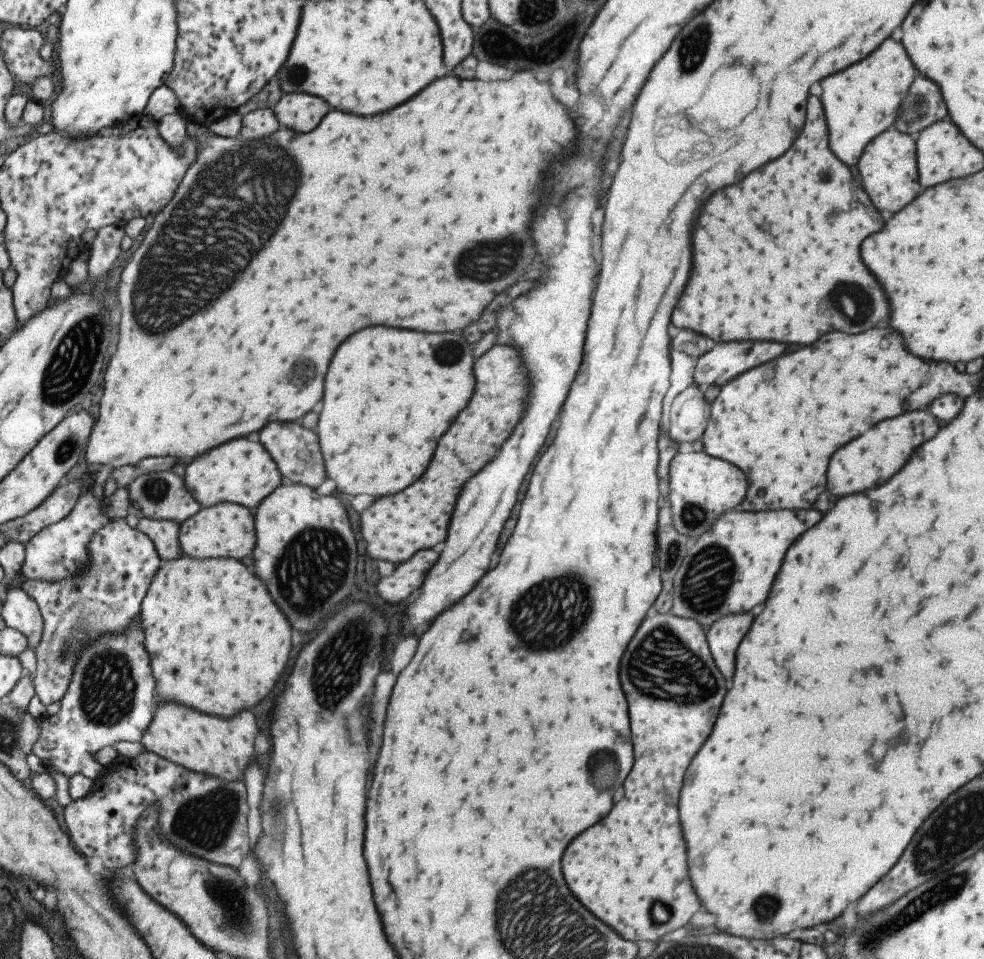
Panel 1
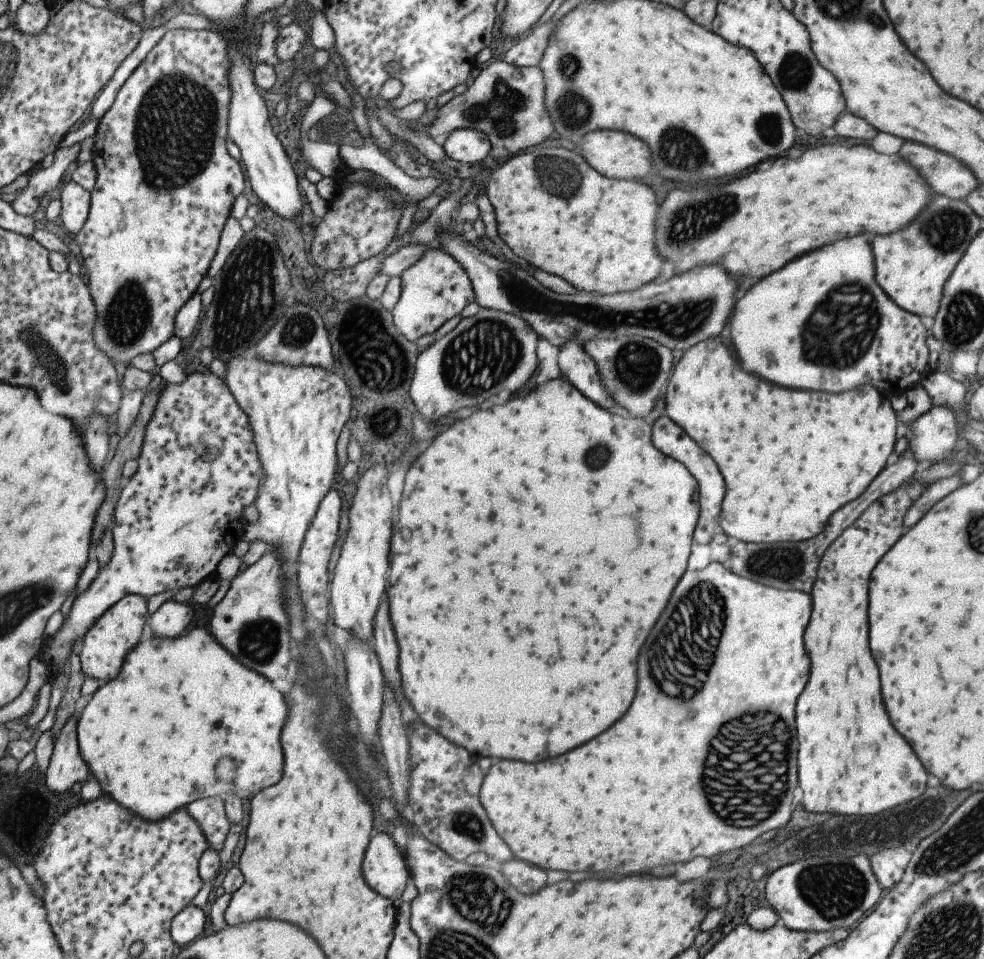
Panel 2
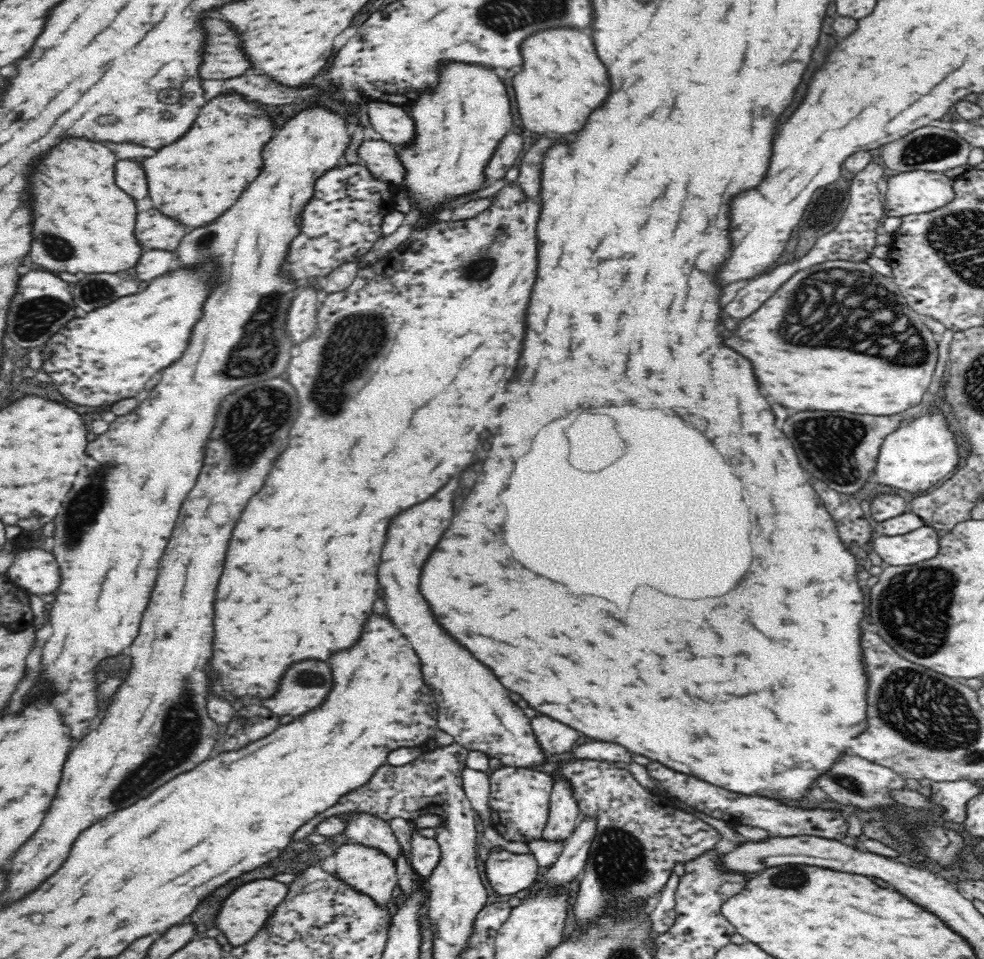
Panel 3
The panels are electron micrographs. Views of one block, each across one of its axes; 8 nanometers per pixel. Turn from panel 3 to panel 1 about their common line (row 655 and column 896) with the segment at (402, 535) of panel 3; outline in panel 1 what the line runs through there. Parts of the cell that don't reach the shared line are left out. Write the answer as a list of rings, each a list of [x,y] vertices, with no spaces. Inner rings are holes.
[[[927,409],[905,412],[897,418],[883,420],[869,428],[863,436],[847,442],[843,448],[831,456],[827,466],[827,488],[833,496],[847,496],[853,492],[861,492],[873,486],[883,484],[891,474],[895,474],[907,460],[907,456],[927,438],[937,432],[937,420]]]

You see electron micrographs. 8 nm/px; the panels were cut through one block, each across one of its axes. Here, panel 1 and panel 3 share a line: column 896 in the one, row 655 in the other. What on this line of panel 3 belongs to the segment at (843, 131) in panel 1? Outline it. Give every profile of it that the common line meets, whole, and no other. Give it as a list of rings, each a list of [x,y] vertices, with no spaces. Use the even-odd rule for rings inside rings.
[[[308,108],[304,112],[300,112],[298,116],[294,116],[292,120],[288,120],[288,124],[264,146],[264,168],[260,172],[260,176],[244,190],[244,194],[240,194],[240,198],[236,200],[236,206],[232,206],[230,210],[226,210],[220,218],[216,218],[214,222],[210,222],[208,226],[194,226],[190,232],[186,233],[180,244],[176,247],[175,254],[178,258],[178,263],[182,269],[197,269],[198,267],[211,266],[212,276],[208,280],[208,296],[206,300],[202,302],[202,314],[200,314],[200,320],[196,322],[190,336],[192,340],[188,340],[188,348],[186,352],[182,354],[182,358],[178,362],[174,362],[172,366],[168,366],[166,370],[162,370],[162,378],[160,382],[162,384],[156,384],[154,390],[150,392],[150,396],[140,402],[140,406],[136,410],[132,410],[130,414],[126,416],[118,416],[112,424],[110,424],[110,430],[100,434],[94,442],[88,442],[86,450],[84,450],[84,464],[80,466],[82,472],[76,474],[76,480],[74,480],[74,486],[72,490],[68,492],[66,500],[62,502],[60,506],[60,512],[56,514],[54,518],[54,556],[56,556],[56,562],[60,566],[60,576],[62,576],[62,582],[60,582],[60,588],[56,592],[56,600],[52,604],[52,610],[50,610],[50,626],[52,626],[52,636],[48,638],[44,650],[42,650],[42,676],[54,684],[54,690],[58,690],[58,710],[64,714],[64,722],[70,726],[70,734],[72,738],[80,738],[82,736],[82,730],[88,728],[92,724],[92,718],[98,714],[98,706],[96,706],[96,680],[94,680],[94,672],[96,672],[96,664],[104,658],[110,658],[110,656],[116,656],[120,654],[124,648],[128,648],[132,645],[132,642],[137,638],[139,634],[138,626],[140,626],[140,618],[146,610],[146,604],[150,600],[150,592],[156,584],[156,576],[158,576],[158,562],[166,550],[166,544],[172,536],[172,530],[174,530],[174,524],[176,524],[176,518],[178,518],[178,510],[180,510],[180,502],[186,498],[186,494],[194,488],[194,482],[200,474],[200,468],[202,468],[202,460],[204,460],[204,452],[206,452],[206,442],[208,442],[208,436],[216,424],[216,414],[218,414],[218,408],[220,408],[220,402],[236,392],[238,388],[246,386],[246,384],[254,384],[254,382],[260,382],[260,380],[270,380],[270,378],[276,378],[280,376],[282,372],[287,370],[290,358],[294,352],[294,344],[289,339],[286,330],[286,321],[288,309],[291,305],[292,297],[288,297],[286,293],[297,292],[298,286],[294,284],[293,278],[289,278],[283,270],[284,261],[286,260],[289,246],[292,240],[300,234],[301,229],[301,216],[303,215],[304,207],[308,204],[308,201],[313,198],[313,192],[315,189],[315,182],[326,174],[334,167],[341,165],[344,160],[344,152],[351,142],[351,130],[346,119],[340,117],[330,110],[324,110],[324,108]],[[140,456],[140,468],[124,468],[128,462],[136,460]]]

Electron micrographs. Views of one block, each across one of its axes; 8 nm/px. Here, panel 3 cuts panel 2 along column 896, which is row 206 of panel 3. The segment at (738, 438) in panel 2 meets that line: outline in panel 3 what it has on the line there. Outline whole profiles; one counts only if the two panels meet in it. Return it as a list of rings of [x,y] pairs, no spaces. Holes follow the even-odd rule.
[[[444,64],[440,68],[440,84],[434,92],[424,92],[420,96],[420,100],[412,106],[410,116],[416,122],[416,142],[414,146],[398,149],[397,153],[405,168],[402,187],[410,190],[413,207],[420,207],[422,213],[432,211],[442,202],[446,202],[448,194],[456,198],[476,192],[488,184],[484,177],[484,168],[506,132],[512,128],[510,96],[506,94],[506,86],[494,74],[494,70],[488,70],[484,66]]]

